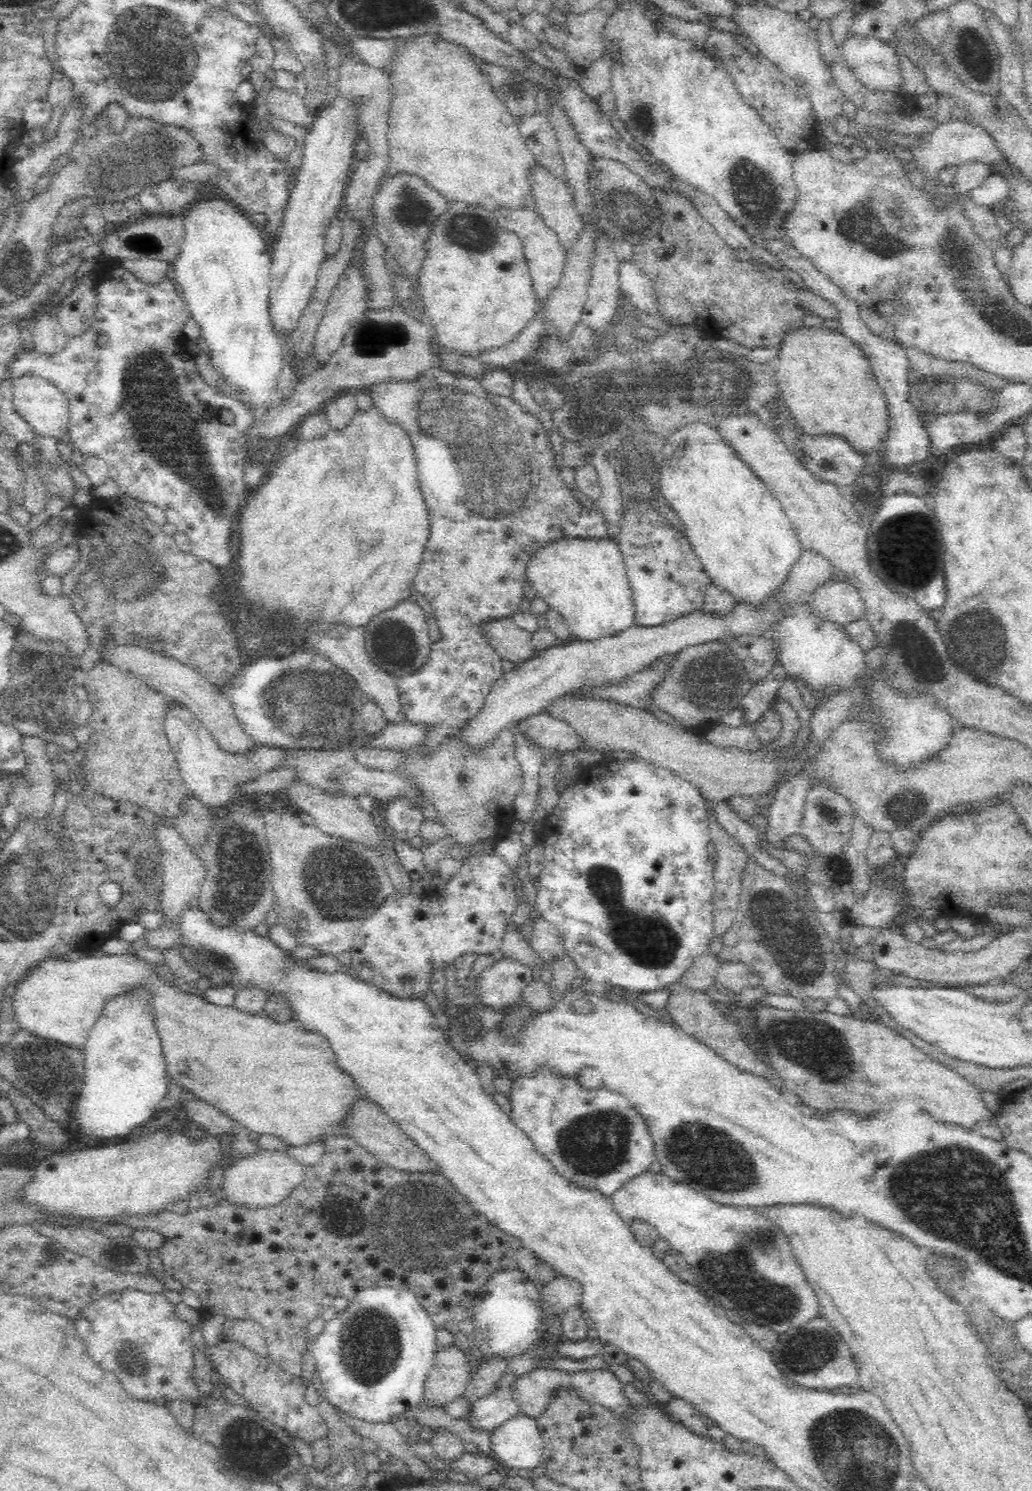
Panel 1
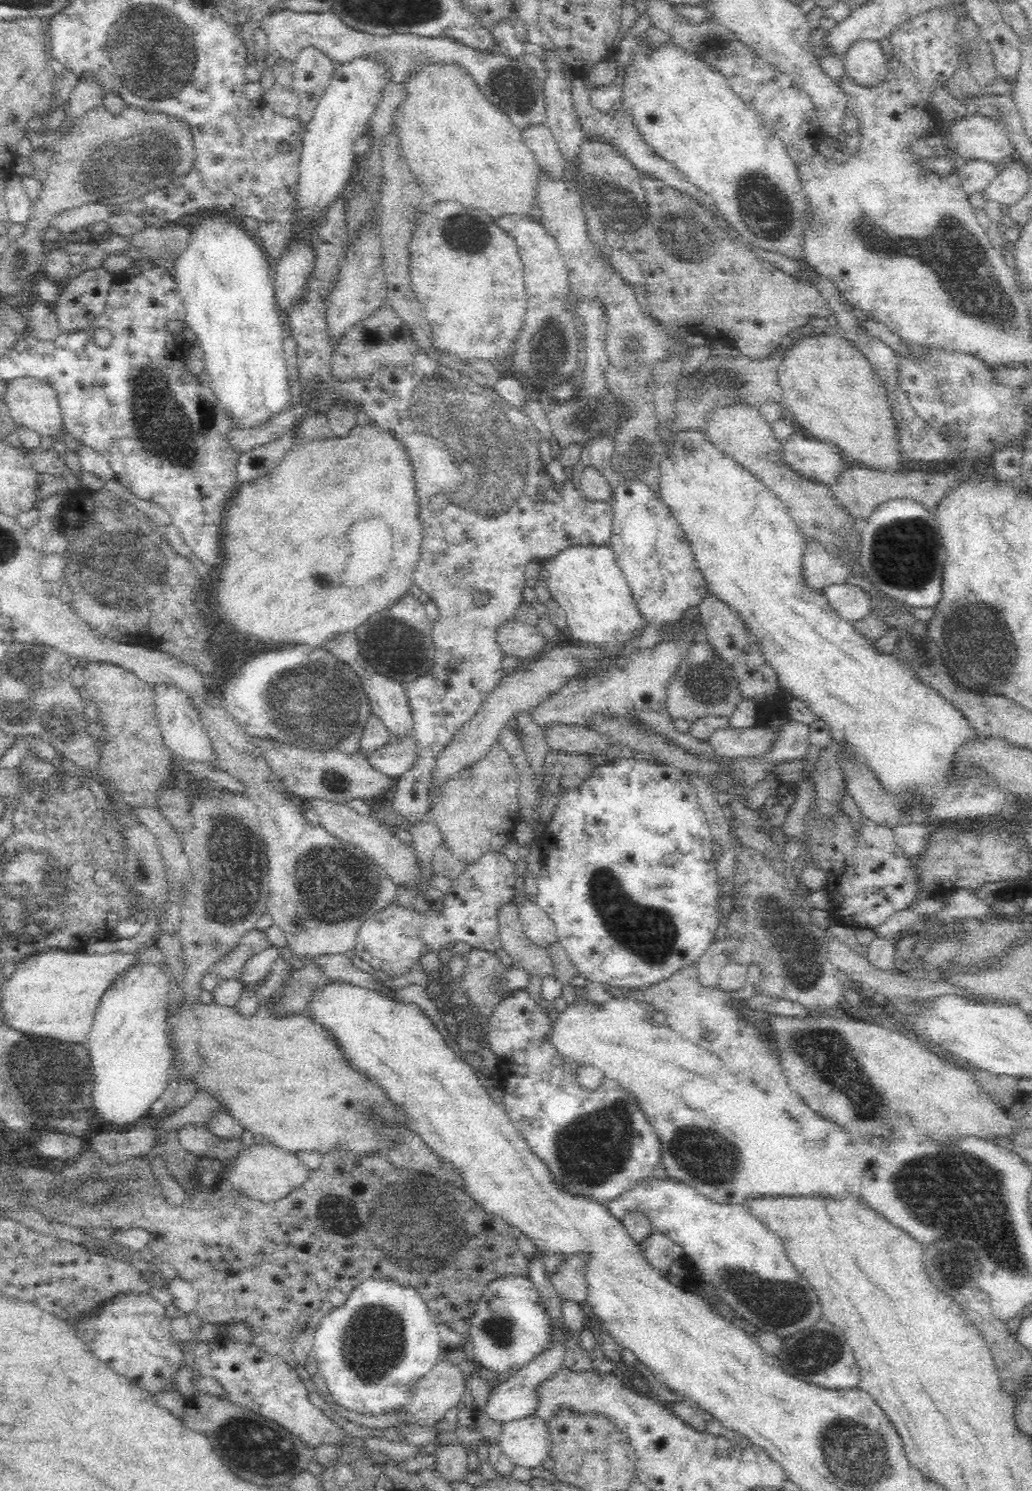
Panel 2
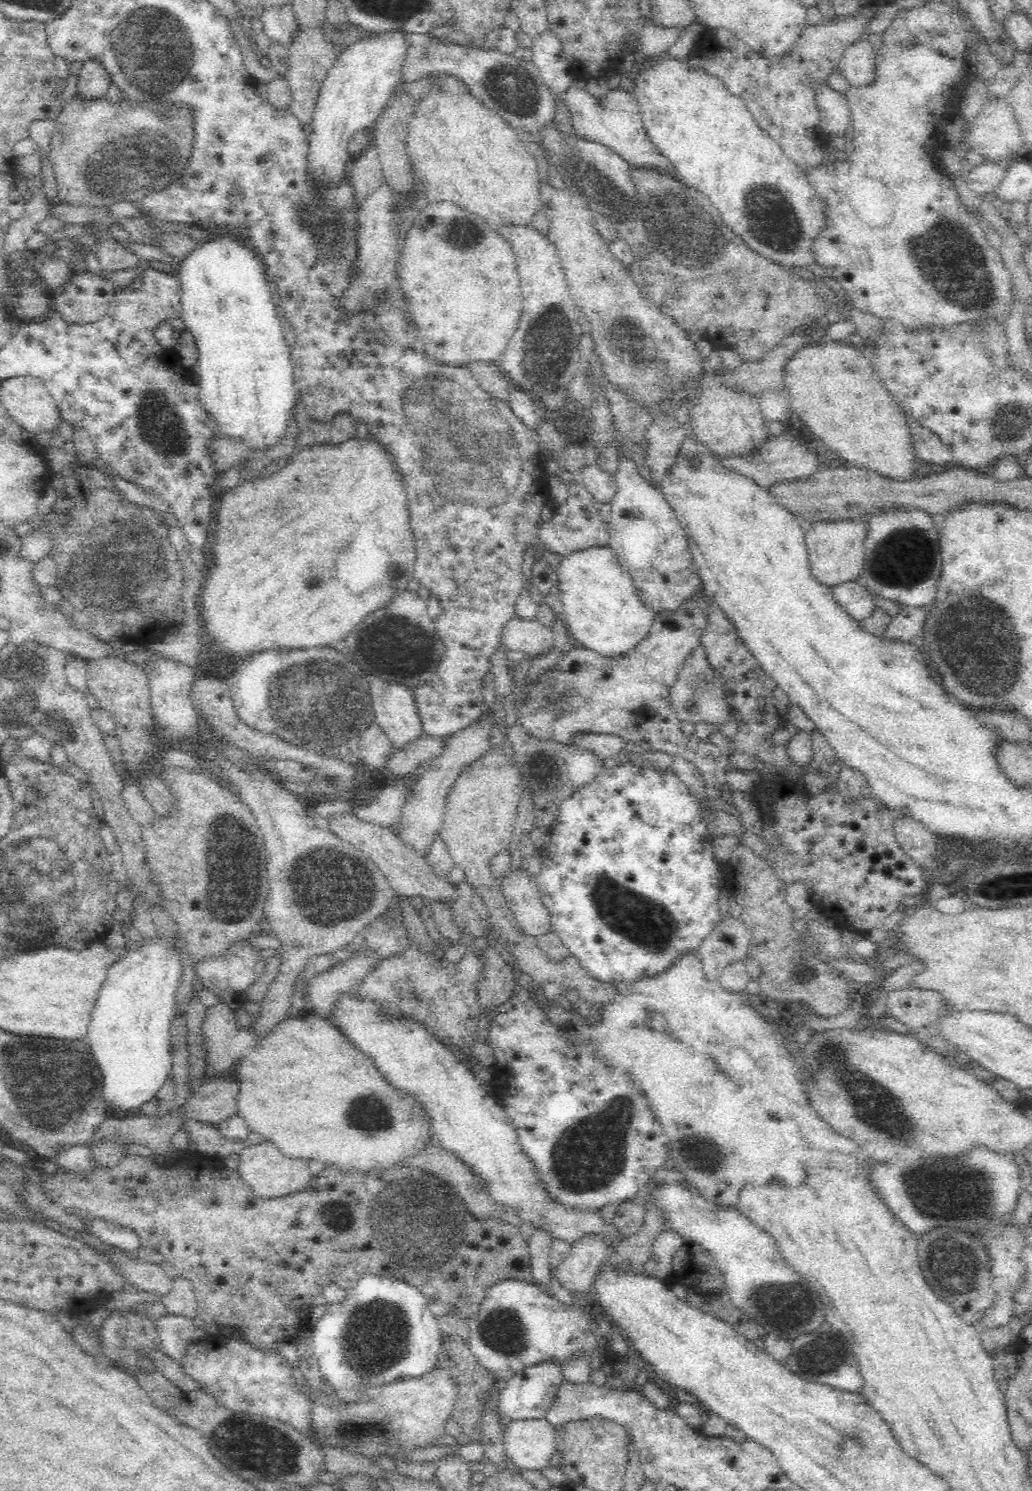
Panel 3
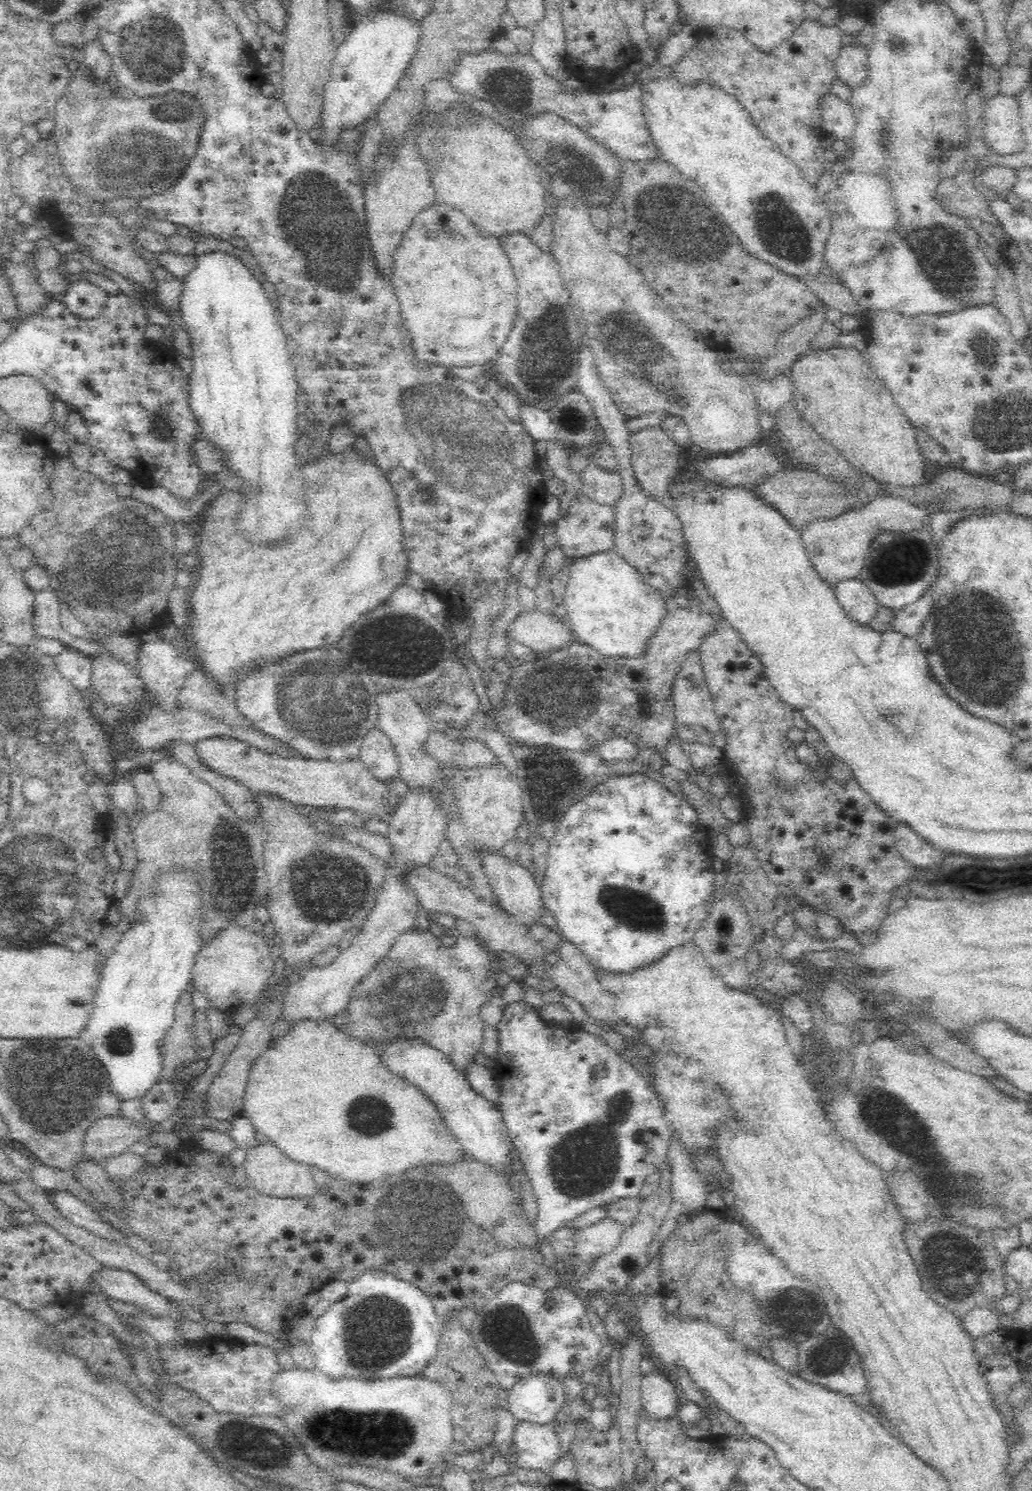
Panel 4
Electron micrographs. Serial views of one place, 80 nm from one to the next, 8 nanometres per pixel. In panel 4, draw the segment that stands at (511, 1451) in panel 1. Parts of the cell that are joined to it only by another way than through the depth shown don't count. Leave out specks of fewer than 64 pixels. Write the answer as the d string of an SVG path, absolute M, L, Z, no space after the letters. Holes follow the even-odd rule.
M522 1420L516 1426L516 1436L514 1436L514 1446L518 1453L517 1462L519 1466L525 1469L545 1470L550 1471L552 1466L557 1463L557 1460L562 1454L562 1448L558 1435L554 1431L552 1423L538 1425L526 1420Z

